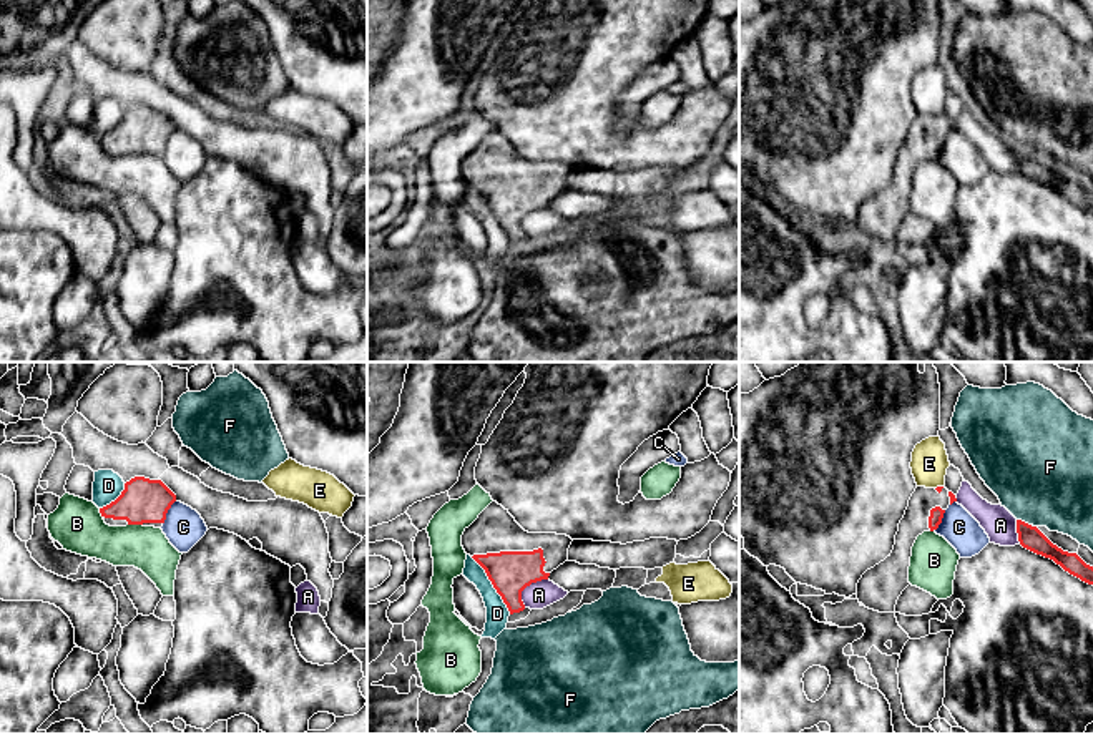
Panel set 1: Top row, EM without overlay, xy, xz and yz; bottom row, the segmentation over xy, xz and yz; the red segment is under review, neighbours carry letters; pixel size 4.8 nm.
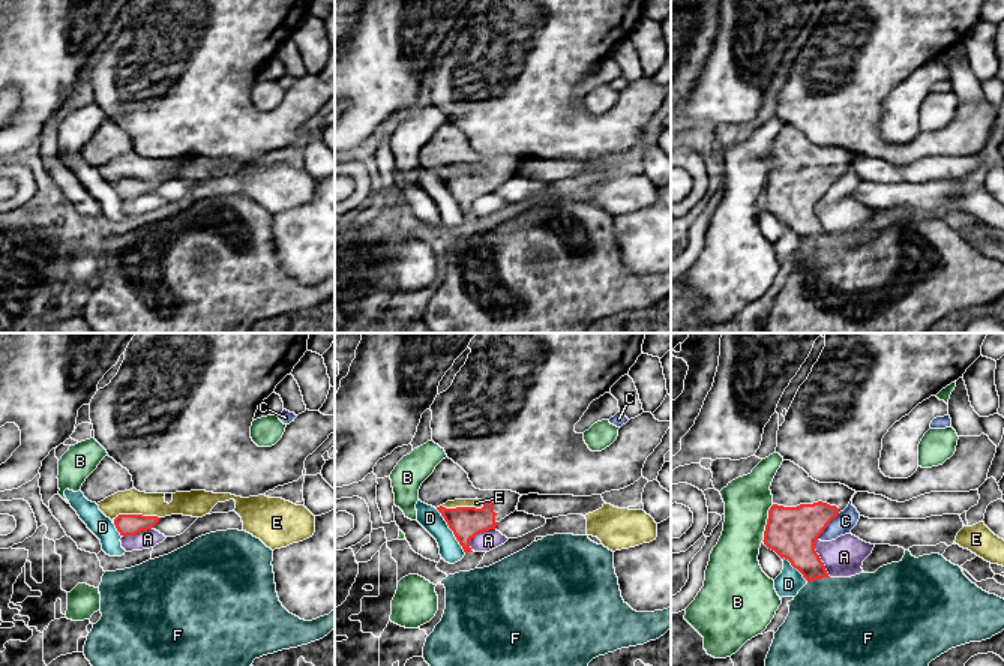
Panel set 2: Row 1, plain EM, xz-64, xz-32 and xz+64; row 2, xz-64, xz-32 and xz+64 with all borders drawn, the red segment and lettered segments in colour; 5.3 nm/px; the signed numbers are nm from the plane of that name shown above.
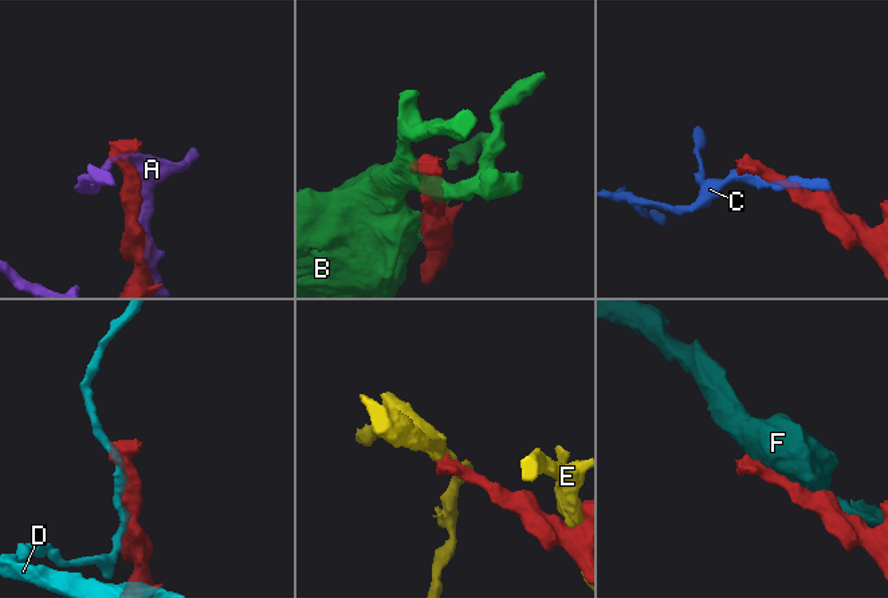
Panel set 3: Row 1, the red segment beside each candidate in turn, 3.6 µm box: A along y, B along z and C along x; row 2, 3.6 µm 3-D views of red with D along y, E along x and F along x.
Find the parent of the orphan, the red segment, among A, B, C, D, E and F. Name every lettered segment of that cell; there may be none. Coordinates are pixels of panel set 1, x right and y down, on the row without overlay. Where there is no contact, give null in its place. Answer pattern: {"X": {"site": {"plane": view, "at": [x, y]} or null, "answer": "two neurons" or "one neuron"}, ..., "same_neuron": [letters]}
{"A": {"site": {"plane": "xz", "at": [527, 213]}, "answer": "two neurons"}, "B": {"site": {"plane": "xy", "at": [135, 151]}, "answer": "two neurons"}, "C": {"site": {"plane": "xy", "at": [166, 140]}, "answer": "two neurons"}, "D": {"site": {"plane": "xz", "at": [492, 211]}, "answer": "two neurons"}, "E": {"site": {"plane": "yz", "at": [939, 115]}, "answer": "two neurons"}, "F": {"site": {"plane": "yz", "at": [1024, 150]}, "answer": "two neurons"}, "same_neuron": []}

